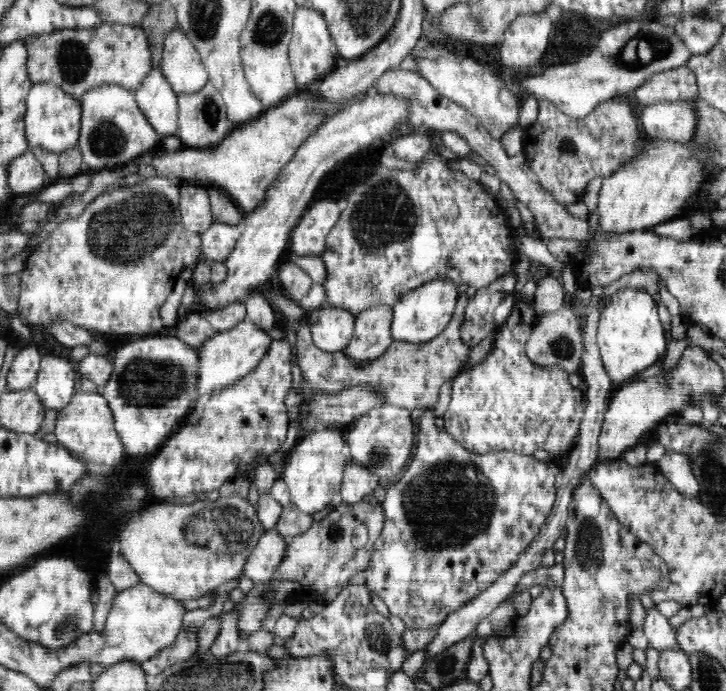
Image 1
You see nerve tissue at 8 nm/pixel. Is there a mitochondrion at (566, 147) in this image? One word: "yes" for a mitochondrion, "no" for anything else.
yes

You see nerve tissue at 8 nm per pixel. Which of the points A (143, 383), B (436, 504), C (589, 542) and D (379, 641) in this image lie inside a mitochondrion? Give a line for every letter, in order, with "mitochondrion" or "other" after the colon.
A: mitochondrion
B: mitochondrion
C: mitochondrion
D: mitochondrion

